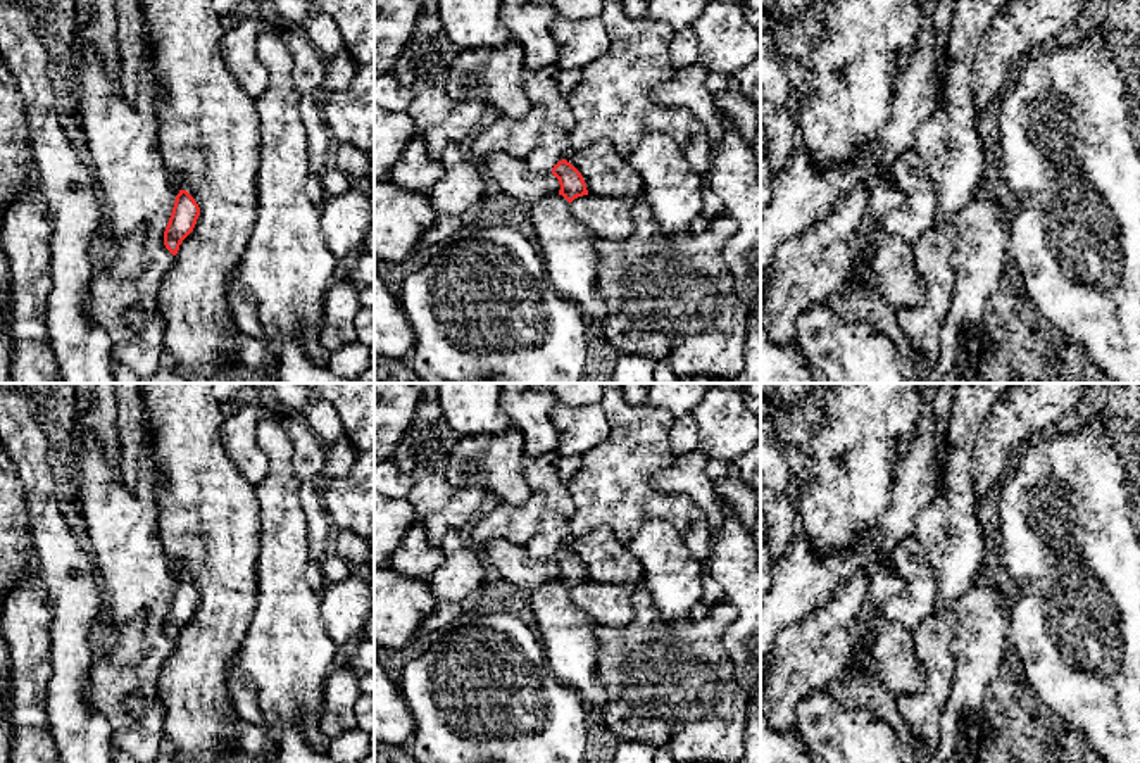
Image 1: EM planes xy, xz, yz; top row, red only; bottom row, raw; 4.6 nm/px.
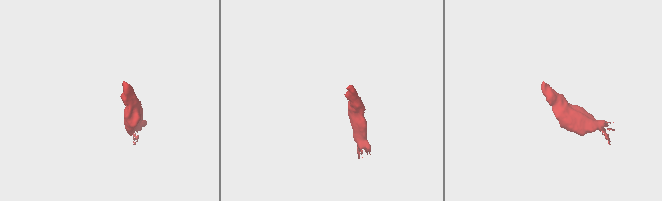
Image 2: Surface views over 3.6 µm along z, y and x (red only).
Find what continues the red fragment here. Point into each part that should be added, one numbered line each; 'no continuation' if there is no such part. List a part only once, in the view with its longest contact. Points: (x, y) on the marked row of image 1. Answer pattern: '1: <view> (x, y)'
1: xz (540, 85)

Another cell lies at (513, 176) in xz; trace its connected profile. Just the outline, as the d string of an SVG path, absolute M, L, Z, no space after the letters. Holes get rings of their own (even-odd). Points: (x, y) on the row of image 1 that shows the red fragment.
M492 152L485 157L485 164L500 192L528 207L561 190L559 180L552 173L529 171L524 159L505 152Z

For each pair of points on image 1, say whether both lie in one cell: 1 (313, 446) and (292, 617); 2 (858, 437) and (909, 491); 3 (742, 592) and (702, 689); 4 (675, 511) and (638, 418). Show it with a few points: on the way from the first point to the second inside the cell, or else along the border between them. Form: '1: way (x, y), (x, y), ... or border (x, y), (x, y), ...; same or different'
1: border (290, 441), (295, 477), (300, 482); different
2: border (911, 439), (895, 465), (890, 501), (880, 515); different
3: border (737, 611), (725, 632), (725, 651), (733, 675); different
4: way (649, 494), (638, 484), (638, 444); same

